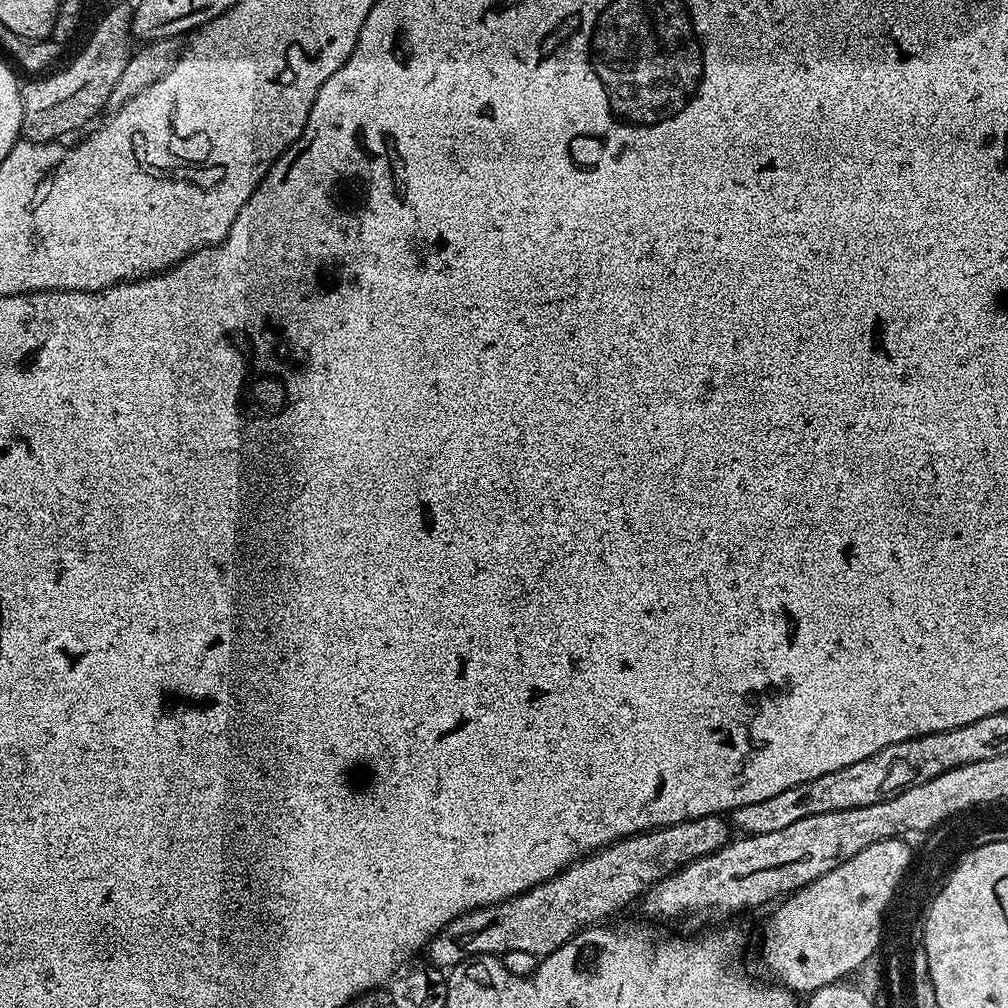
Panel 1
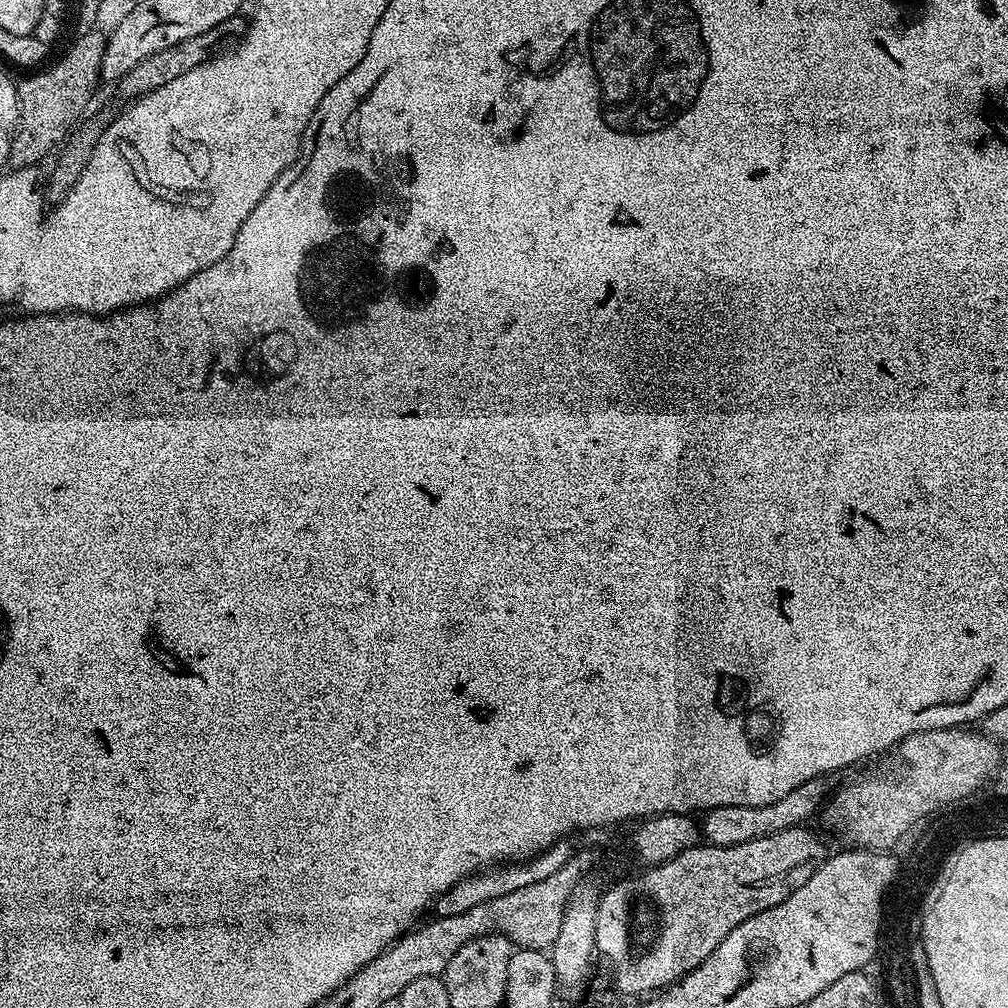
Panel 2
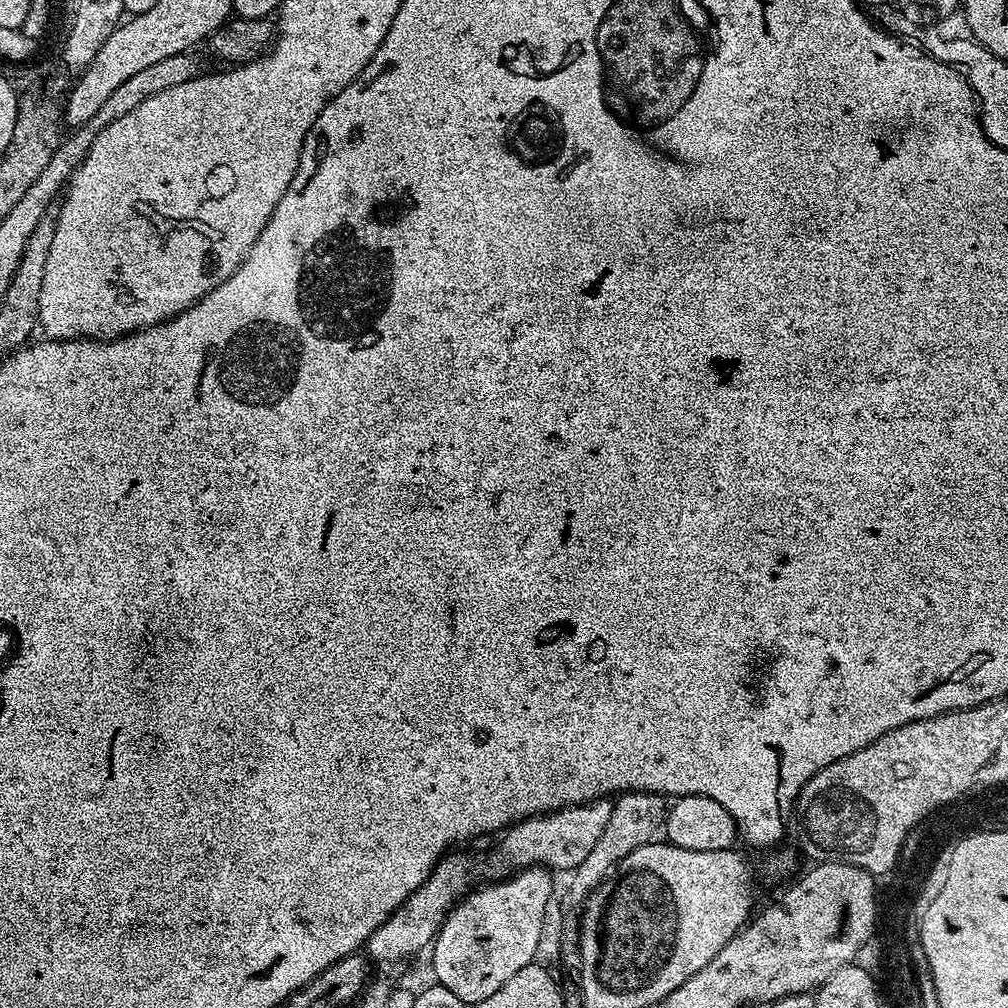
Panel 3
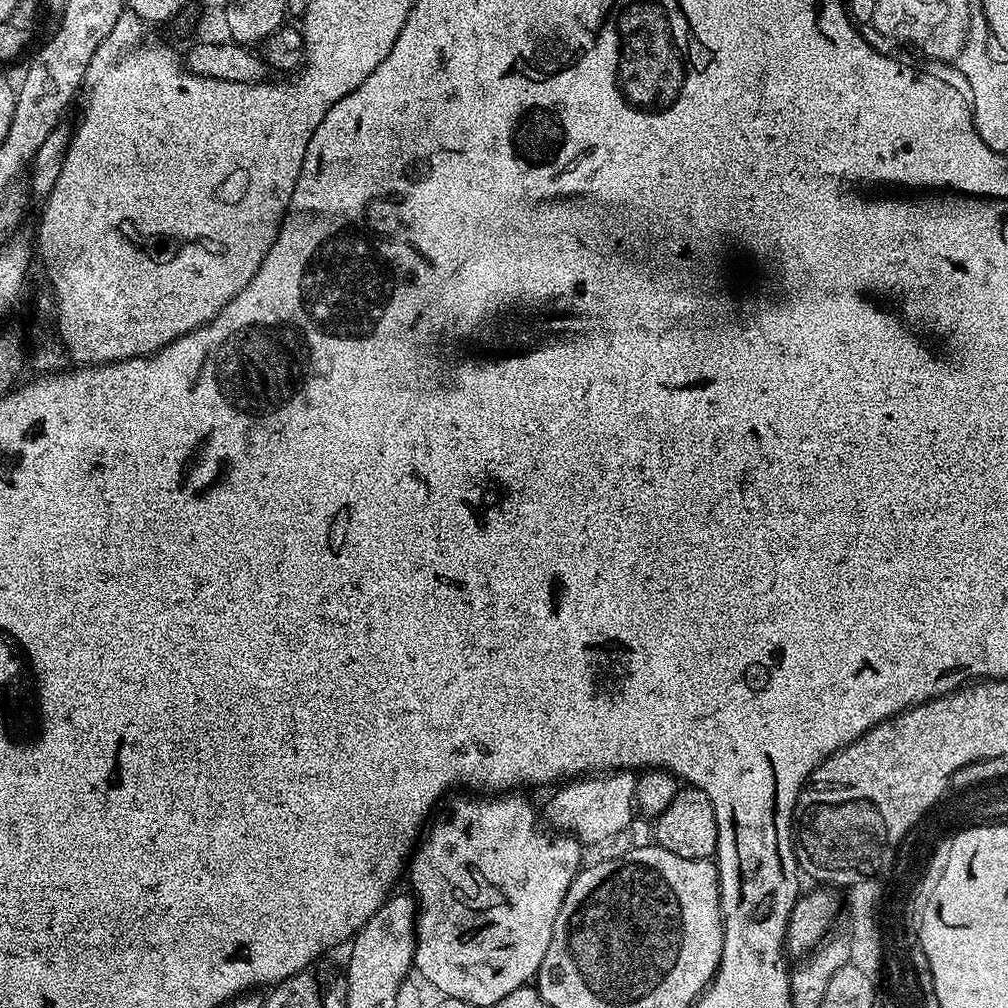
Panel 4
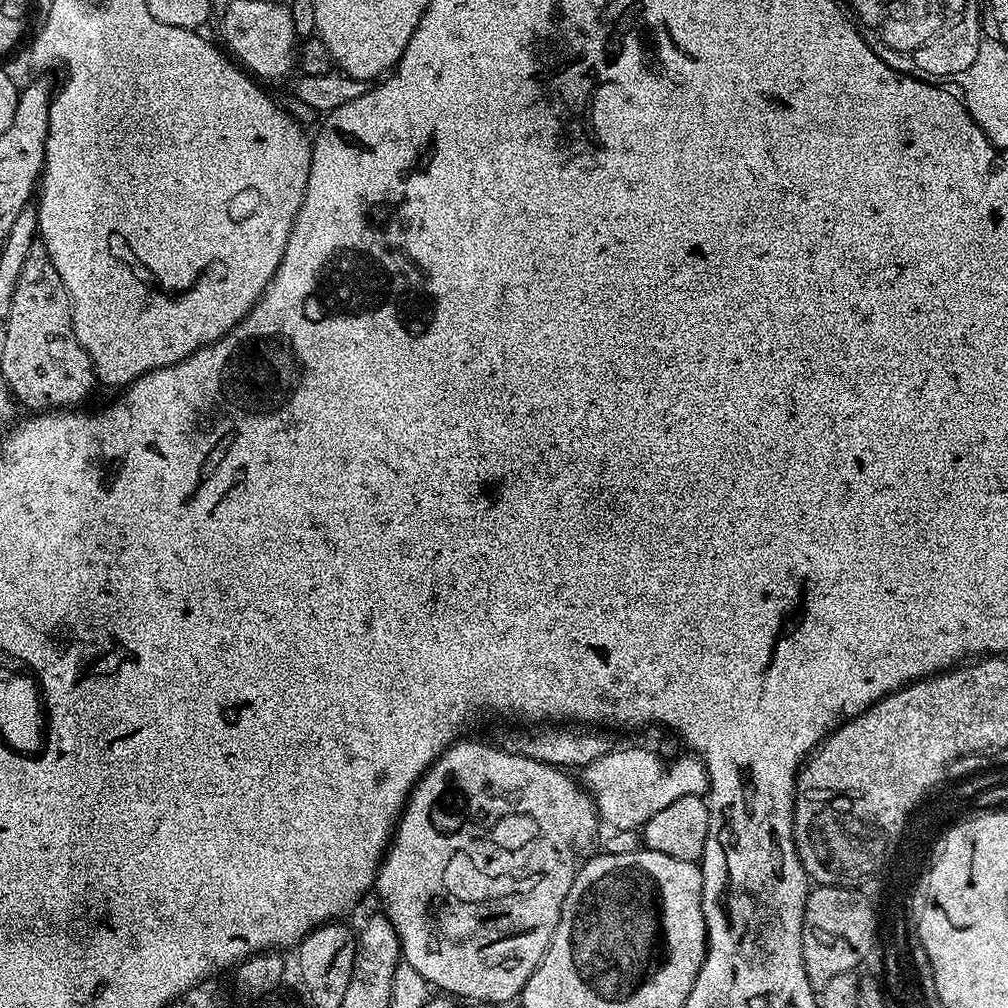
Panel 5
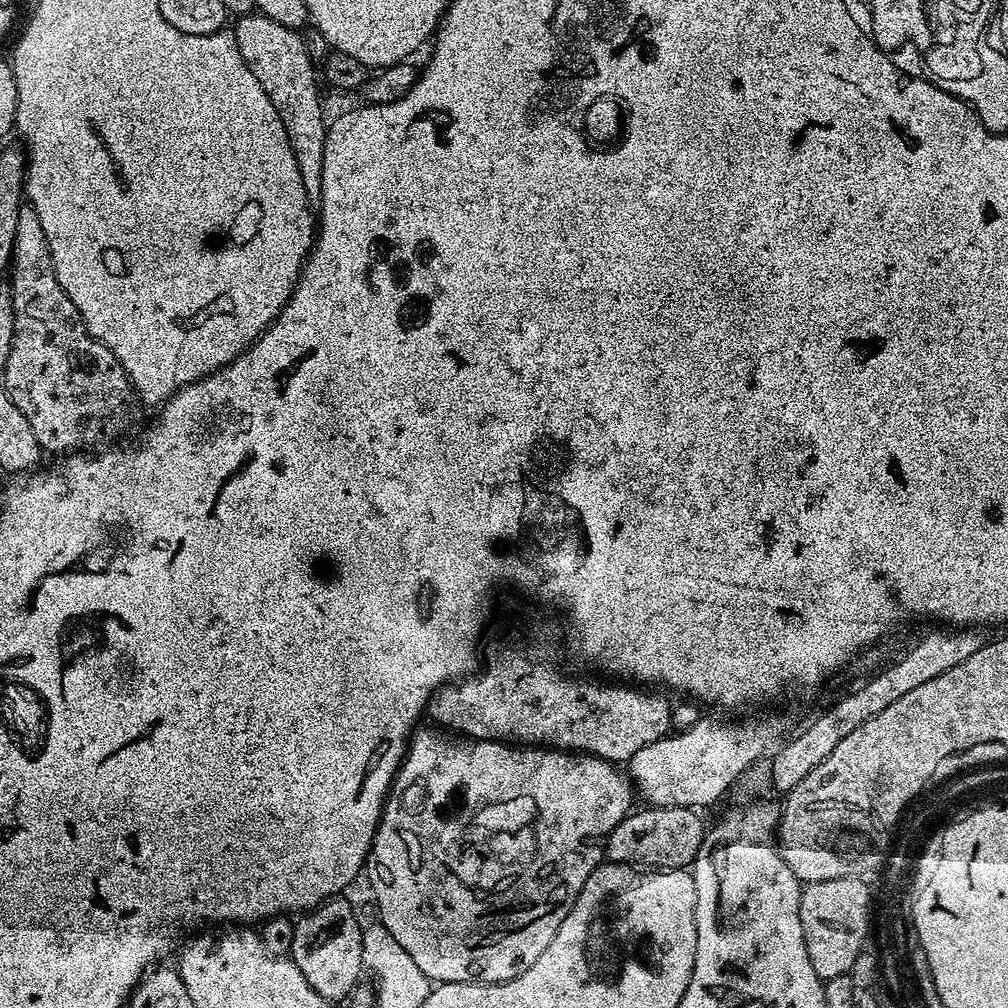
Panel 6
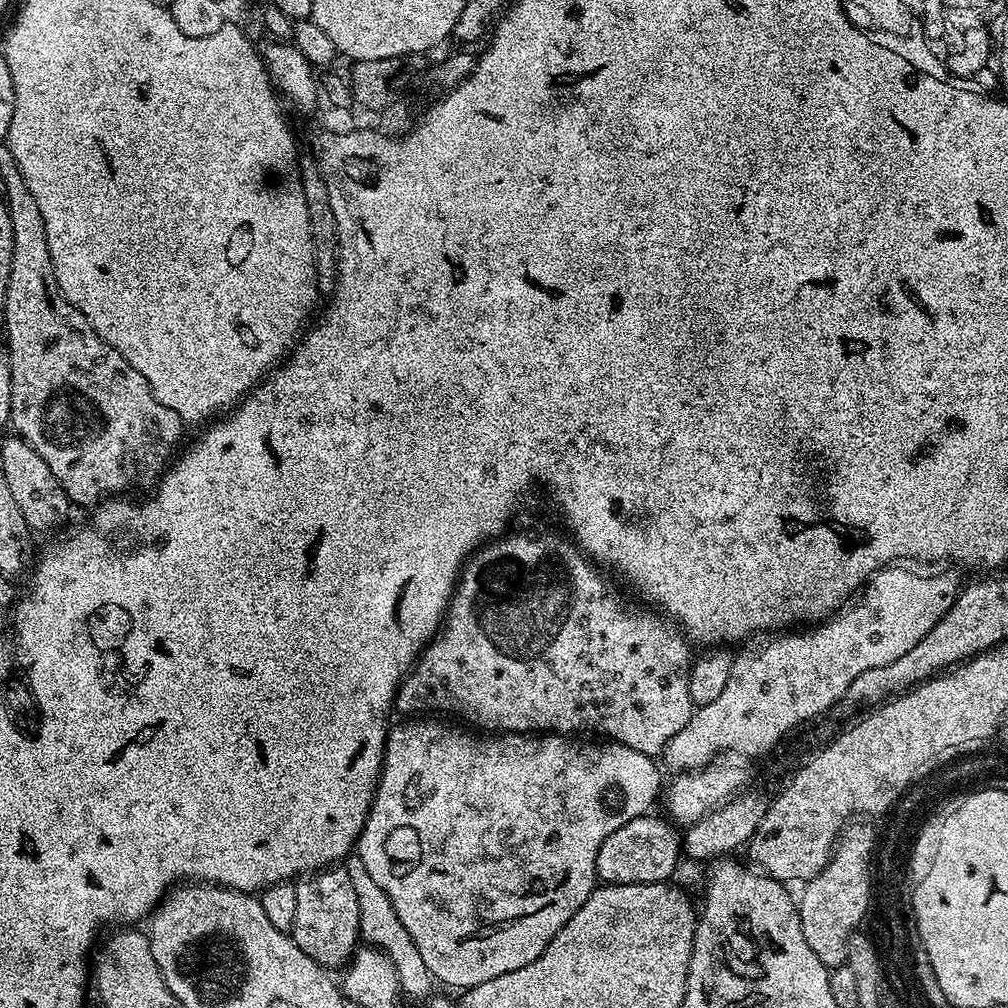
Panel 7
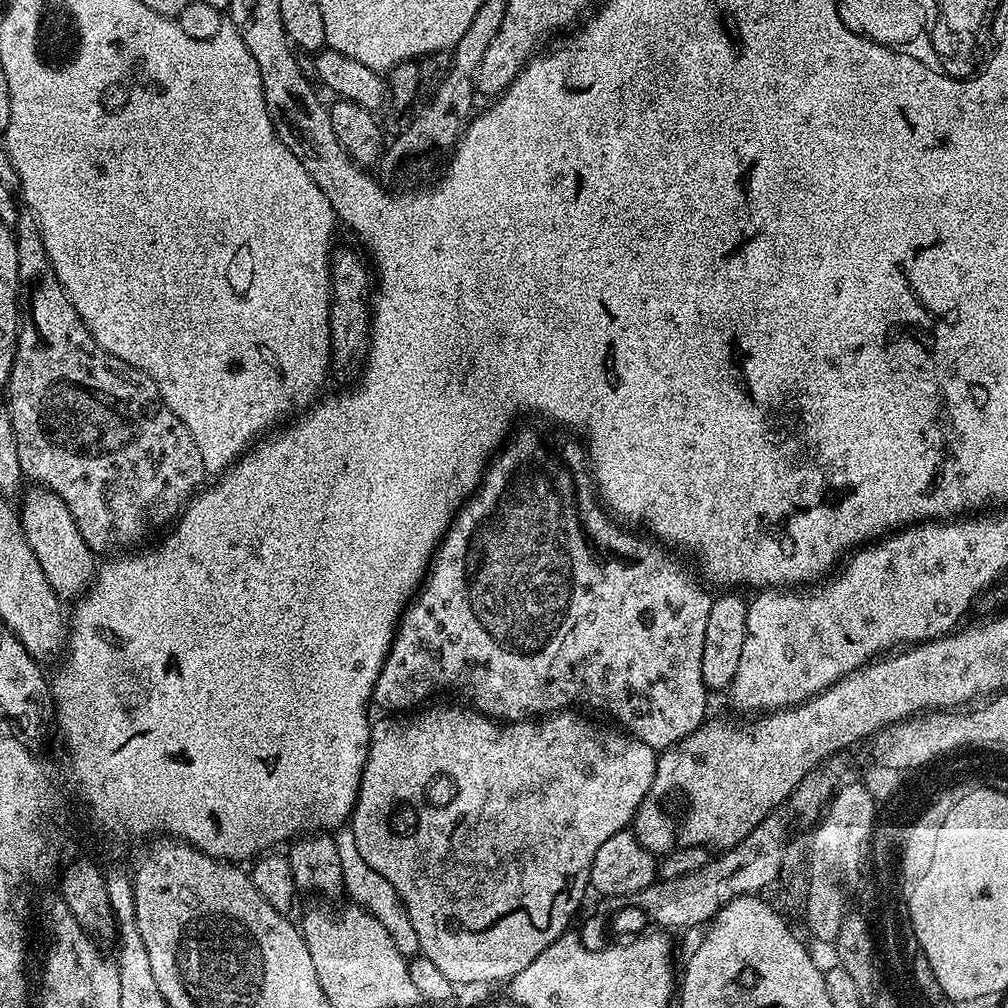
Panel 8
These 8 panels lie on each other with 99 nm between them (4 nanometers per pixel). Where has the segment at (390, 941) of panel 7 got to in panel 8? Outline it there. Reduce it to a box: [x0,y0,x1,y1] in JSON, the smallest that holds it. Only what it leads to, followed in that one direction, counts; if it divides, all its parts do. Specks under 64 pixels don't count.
[335,827,420,957]

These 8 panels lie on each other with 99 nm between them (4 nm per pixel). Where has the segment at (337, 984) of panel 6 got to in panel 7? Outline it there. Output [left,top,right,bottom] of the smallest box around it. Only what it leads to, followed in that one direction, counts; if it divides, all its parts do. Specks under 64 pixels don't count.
[290,866,360,970]

